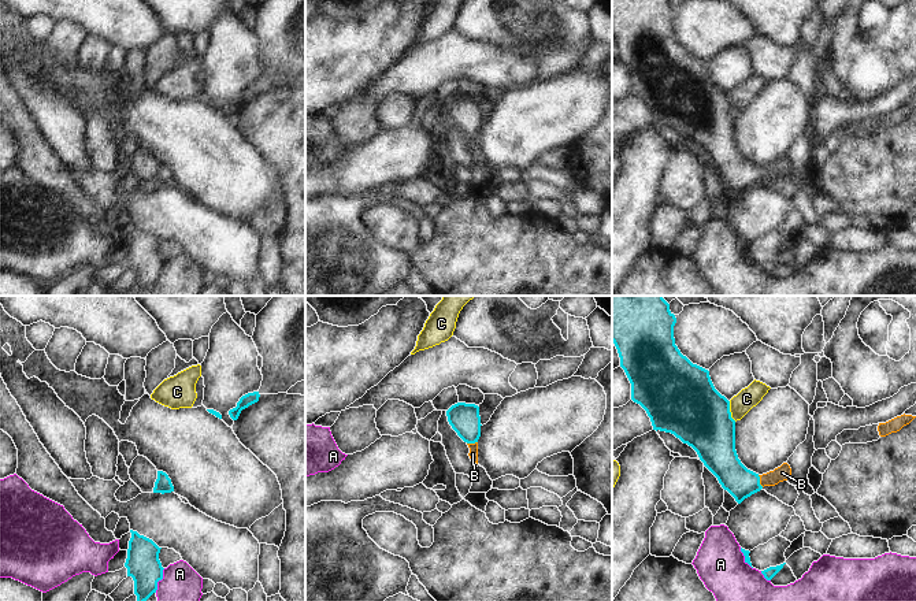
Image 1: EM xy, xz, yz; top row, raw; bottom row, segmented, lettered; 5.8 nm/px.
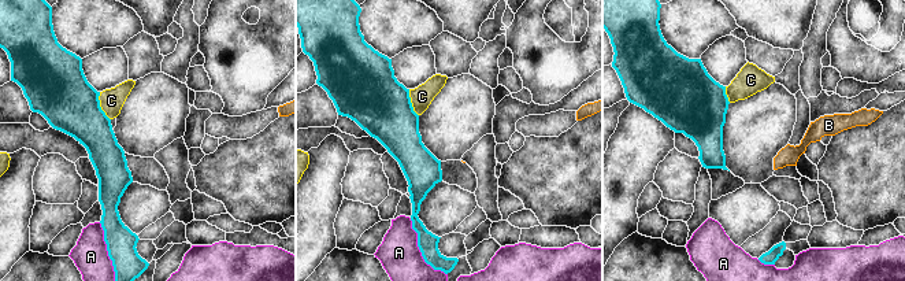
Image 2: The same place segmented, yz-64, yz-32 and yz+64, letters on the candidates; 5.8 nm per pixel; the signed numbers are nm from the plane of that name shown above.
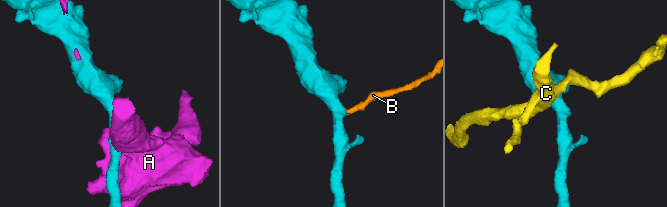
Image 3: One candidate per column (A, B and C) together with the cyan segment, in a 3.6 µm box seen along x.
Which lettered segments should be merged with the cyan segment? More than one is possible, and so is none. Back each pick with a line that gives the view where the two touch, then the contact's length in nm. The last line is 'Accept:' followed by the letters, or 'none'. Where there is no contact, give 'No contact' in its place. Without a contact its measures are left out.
B: Touches cyan in yz. Shared border 80 nm
Accept: B.

